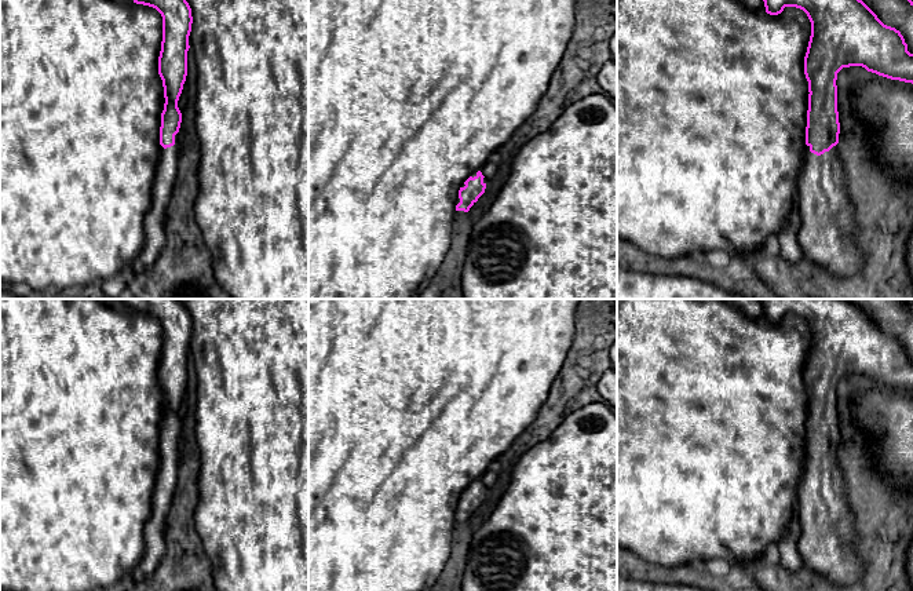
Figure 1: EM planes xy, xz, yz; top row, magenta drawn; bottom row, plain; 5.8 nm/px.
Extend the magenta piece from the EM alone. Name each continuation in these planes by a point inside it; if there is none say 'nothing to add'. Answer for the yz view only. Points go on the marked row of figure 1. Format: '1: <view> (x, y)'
1: yz (828, 216)

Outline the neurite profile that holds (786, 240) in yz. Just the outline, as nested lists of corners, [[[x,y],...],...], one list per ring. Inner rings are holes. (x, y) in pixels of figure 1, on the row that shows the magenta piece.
[[[799,203],[793,207],[788,216],[788,222],[778,233],[775,242],[779,248],[781,256],[788,263],[796,263],[801,258],[801,249],[799,245],[797,234],[801,226]]]

